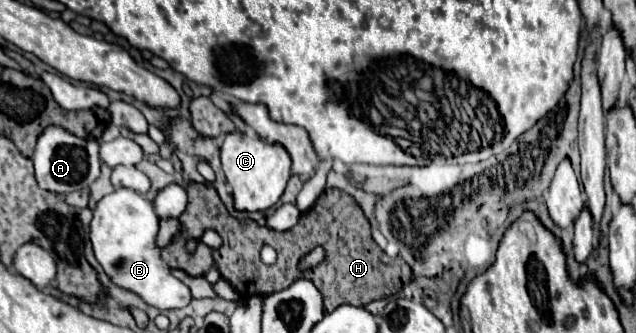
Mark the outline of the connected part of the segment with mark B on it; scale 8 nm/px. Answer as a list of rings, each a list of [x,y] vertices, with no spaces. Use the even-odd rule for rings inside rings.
[[[117,189],[105,195],[93,209],[91,243],[105,275],[117,287],[139,295],[147,305],[153,305],[159,311],[179,309],[189,305],[191,293],[189,287],[171,273],[165,259],[161,259],[161,249],[155,243],[157,231],[159,217],[153,211],[153,205],[131,189]]]

